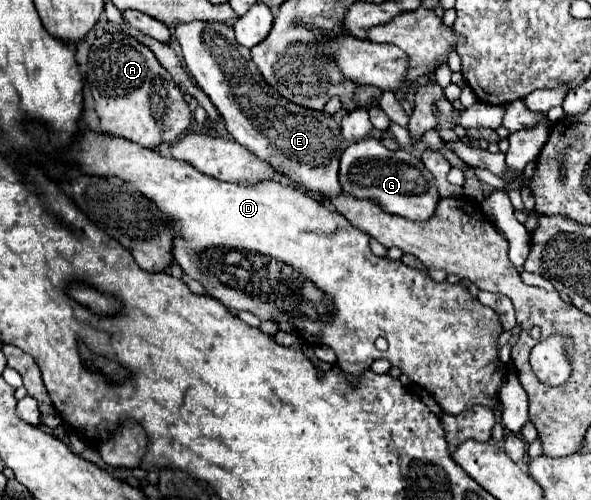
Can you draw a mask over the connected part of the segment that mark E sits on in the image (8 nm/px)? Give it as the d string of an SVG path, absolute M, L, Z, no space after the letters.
M190 22L190 24L178 24L174 28L174 36L180 42L186 66L190 74L196 78L196 84L202 88L202 92L212 100L216 106L218 114L226 122L228 134L242 146L246 146L250 152L254 152L258 158L274 166L288 184L298 184L314 194L316 198L322 196L336 196L340 194L340 182L338 182L338 164L340 164L340 154L344 150L344 138L340 134L340 126L336 124L334 116L310 110L304 106L298 106L294 102L288 102L282 98L272 86L268 86L258 70L256 74L256 64L252 62L250 50L242 48L236 38L234 30L228 24L216 24L216 22Z

